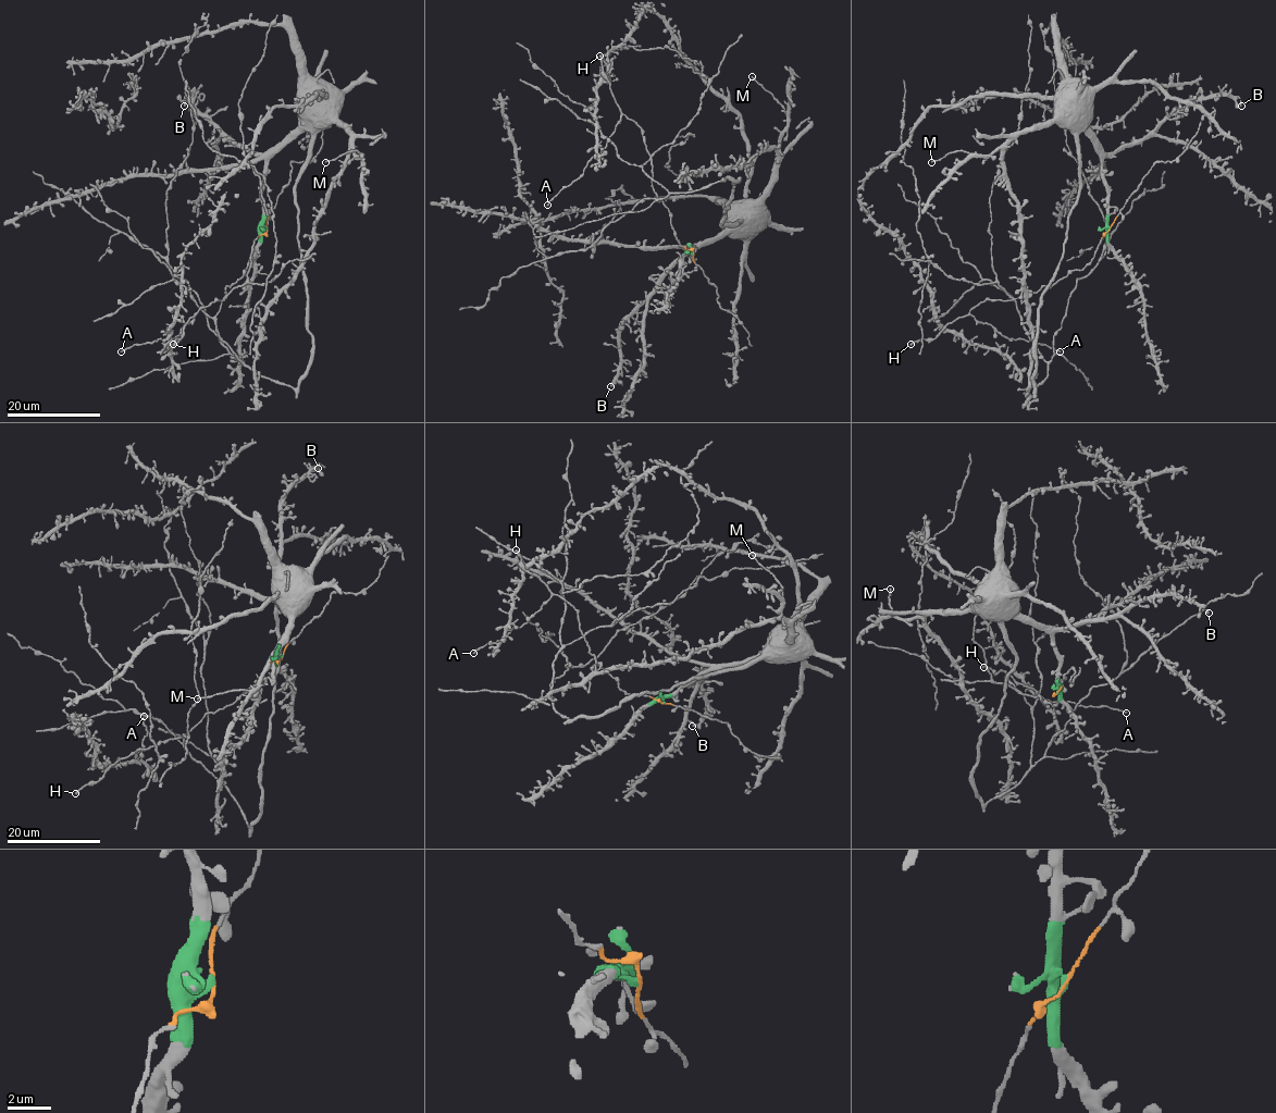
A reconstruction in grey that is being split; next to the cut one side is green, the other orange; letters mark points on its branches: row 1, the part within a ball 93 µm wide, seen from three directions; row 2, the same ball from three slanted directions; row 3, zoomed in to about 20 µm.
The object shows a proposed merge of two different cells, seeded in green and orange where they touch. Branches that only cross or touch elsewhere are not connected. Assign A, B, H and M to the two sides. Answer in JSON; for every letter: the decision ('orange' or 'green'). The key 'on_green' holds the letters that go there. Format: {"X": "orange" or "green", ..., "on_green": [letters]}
{"A": "orange", "B": "green", "H": "orange", "M": "green", "on_green": ["B", "M"]}

